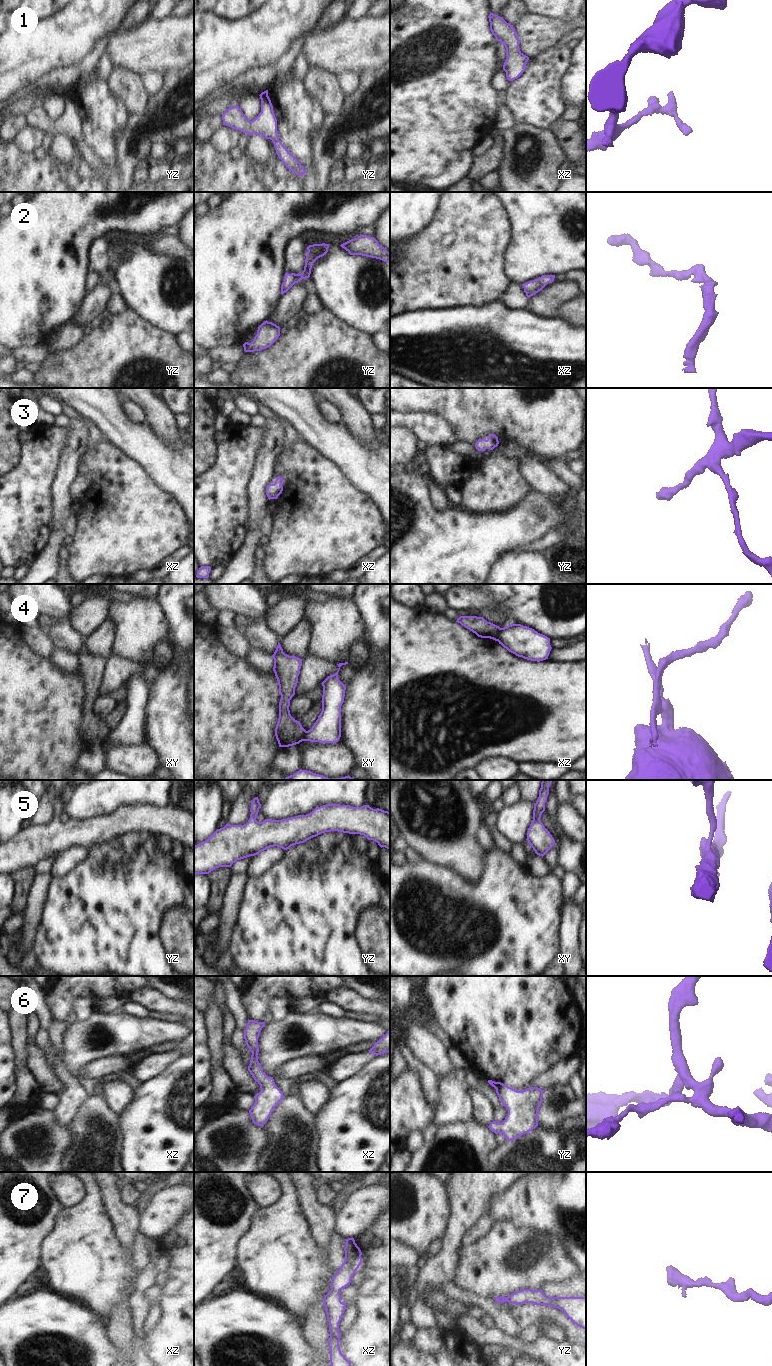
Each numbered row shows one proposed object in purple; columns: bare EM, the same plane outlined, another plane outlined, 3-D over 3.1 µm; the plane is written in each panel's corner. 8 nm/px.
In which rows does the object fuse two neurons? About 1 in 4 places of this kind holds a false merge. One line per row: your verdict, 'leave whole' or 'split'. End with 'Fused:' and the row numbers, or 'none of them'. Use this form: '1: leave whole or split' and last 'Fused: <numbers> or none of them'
1: leave whole
2: leave whole
3: leave whole
4: split
5: leave whole
6: leave whole
7: leave whole
Fused: 4

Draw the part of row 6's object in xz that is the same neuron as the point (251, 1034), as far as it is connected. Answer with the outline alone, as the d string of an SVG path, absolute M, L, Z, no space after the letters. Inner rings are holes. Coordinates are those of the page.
M248 1019L247 1027L244 1030L246 1045L252 1052L248 1071L260 1085L261 1089L261 1091L254 1096L255 1103L249 1110L249 1113L253 1123L261 1127L268 1121L275 1107L285 1097L276 1086L273 1077L269 1077L263 1072L258 1061L258 1038L264 1026L265 1022Z

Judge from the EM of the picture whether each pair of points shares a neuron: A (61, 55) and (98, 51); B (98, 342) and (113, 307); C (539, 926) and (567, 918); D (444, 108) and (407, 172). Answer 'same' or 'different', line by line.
A: different
B: different
C: different
D: same

